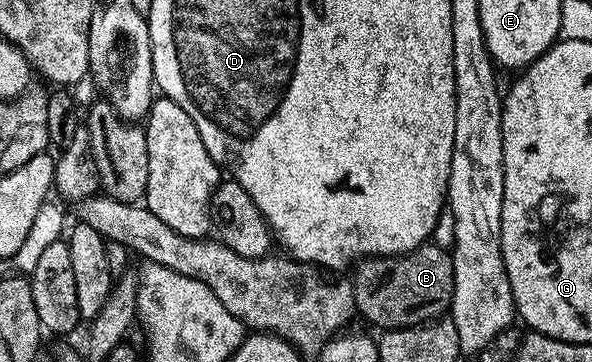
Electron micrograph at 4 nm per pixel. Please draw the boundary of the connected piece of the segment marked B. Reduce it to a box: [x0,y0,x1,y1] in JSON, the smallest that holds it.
[355,241,454,331]

